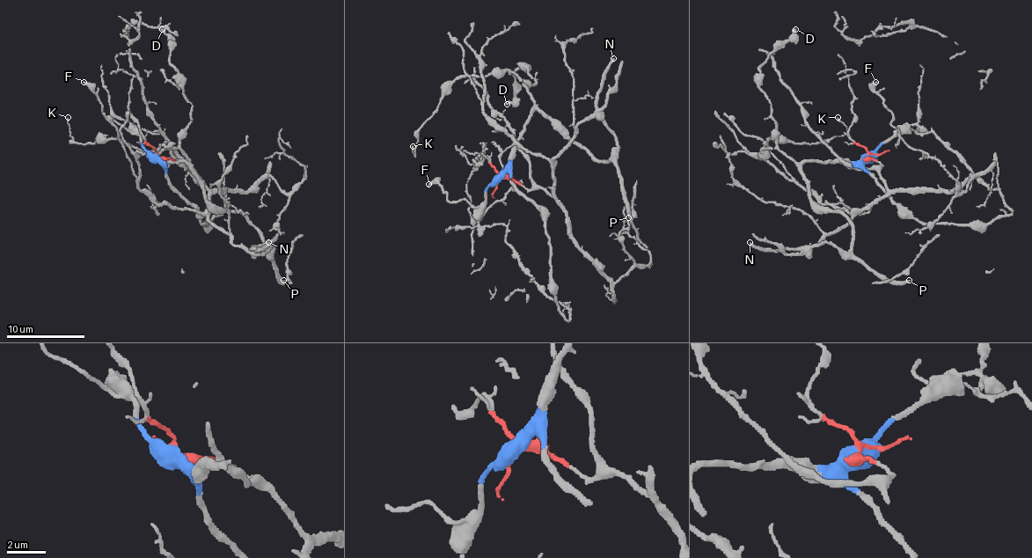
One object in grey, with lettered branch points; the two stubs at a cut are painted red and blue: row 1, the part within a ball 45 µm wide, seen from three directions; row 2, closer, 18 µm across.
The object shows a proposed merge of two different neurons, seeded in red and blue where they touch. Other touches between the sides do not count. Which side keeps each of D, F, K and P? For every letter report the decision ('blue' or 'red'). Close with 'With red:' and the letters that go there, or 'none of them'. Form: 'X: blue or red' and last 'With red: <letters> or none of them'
D: blue
F: blue
K: blue
P: blue
With red: none of them

